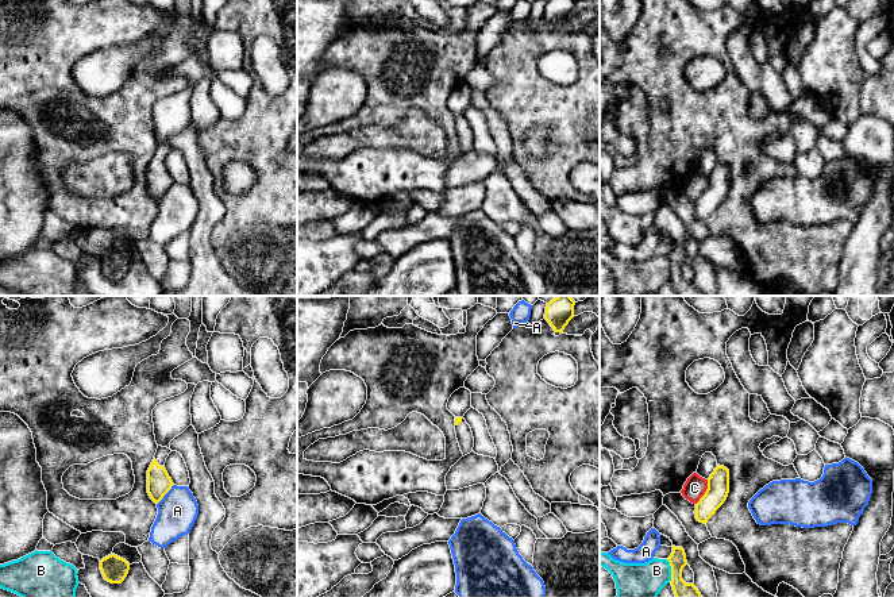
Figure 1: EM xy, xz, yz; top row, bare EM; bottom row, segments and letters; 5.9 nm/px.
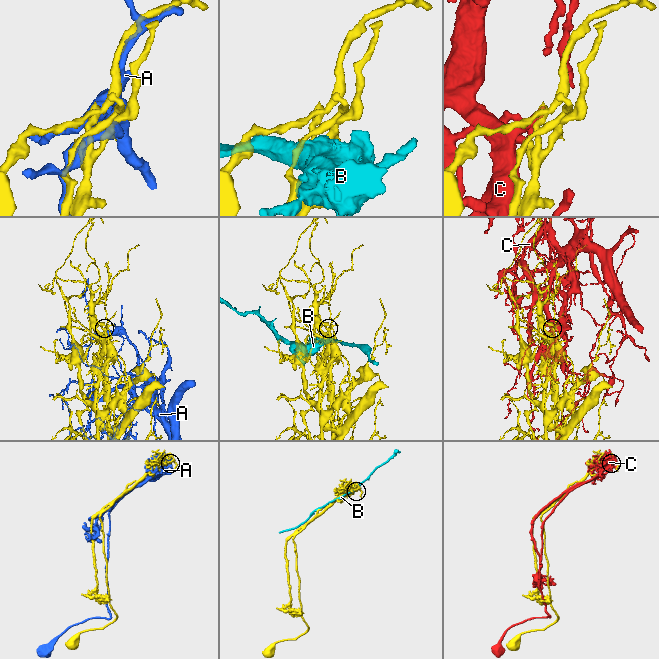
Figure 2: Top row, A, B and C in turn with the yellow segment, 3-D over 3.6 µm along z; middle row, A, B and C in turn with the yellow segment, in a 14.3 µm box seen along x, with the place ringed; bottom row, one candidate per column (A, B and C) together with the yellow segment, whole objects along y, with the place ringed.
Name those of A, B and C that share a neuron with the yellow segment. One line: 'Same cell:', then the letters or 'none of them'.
Same cell: none of them

